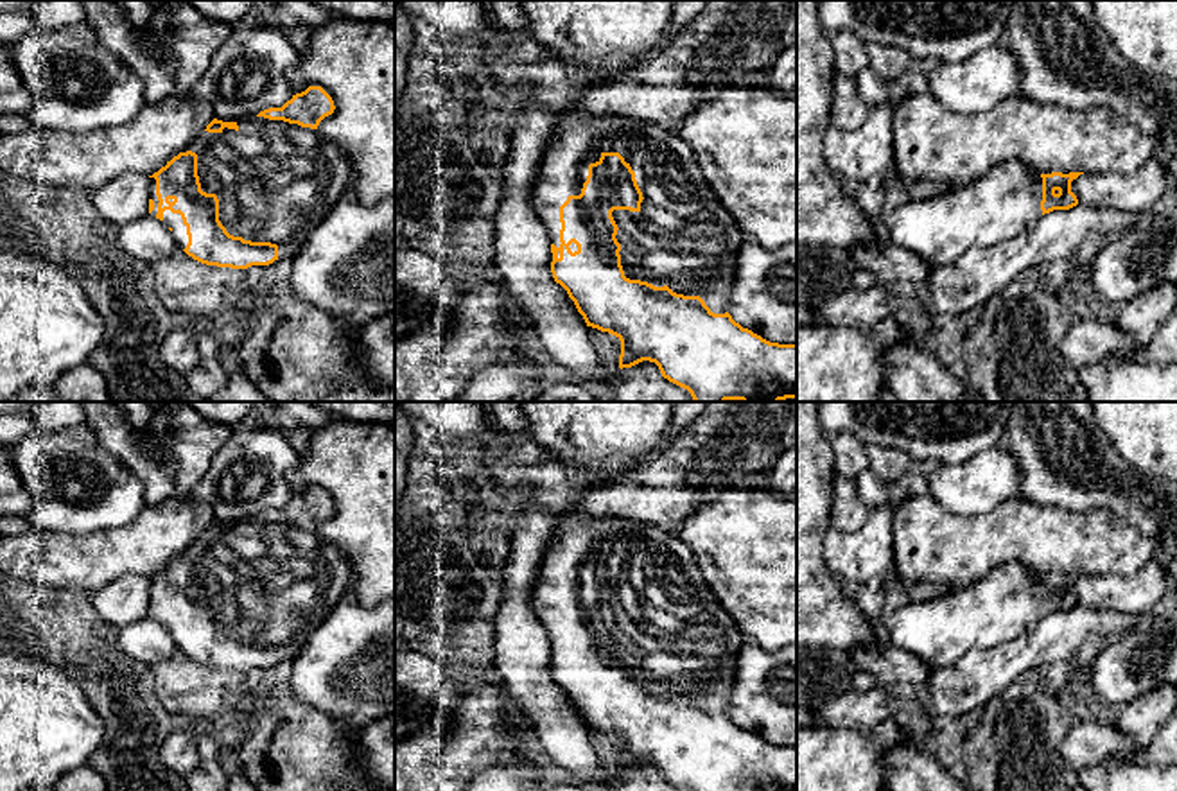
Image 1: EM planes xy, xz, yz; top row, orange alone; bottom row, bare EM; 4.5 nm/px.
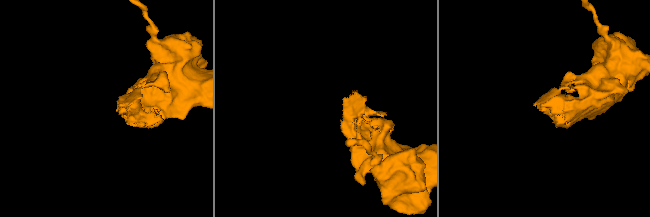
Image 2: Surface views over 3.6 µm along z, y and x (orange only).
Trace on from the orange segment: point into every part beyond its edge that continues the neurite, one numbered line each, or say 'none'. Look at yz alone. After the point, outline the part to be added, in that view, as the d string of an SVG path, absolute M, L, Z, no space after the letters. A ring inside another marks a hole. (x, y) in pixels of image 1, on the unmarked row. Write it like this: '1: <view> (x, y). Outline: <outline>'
1: yz (1005, 603). Outline: M1010 561L981 581L922 603L906 603L885 621L894 646L915 655L926 667L944 669L974 649L990 649L1030 631L1042 617L1042 579L1019 561Z

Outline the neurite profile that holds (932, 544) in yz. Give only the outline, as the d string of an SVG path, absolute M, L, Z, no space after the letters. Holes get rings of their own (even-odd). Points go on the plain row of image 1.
M929 493L906 497L895 504L894 538L894 576L902 585L931 581L953 588L967 588L1010 561L1019 561L1039 576L1132 576L1159 554L1155 540L1107 509L1073 513L1028 499L1010 499L969 518L944 509Z

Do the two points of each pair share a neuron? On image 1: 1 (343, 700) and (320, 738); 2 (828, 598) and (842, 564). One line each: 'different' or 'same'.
1: different
2: different

